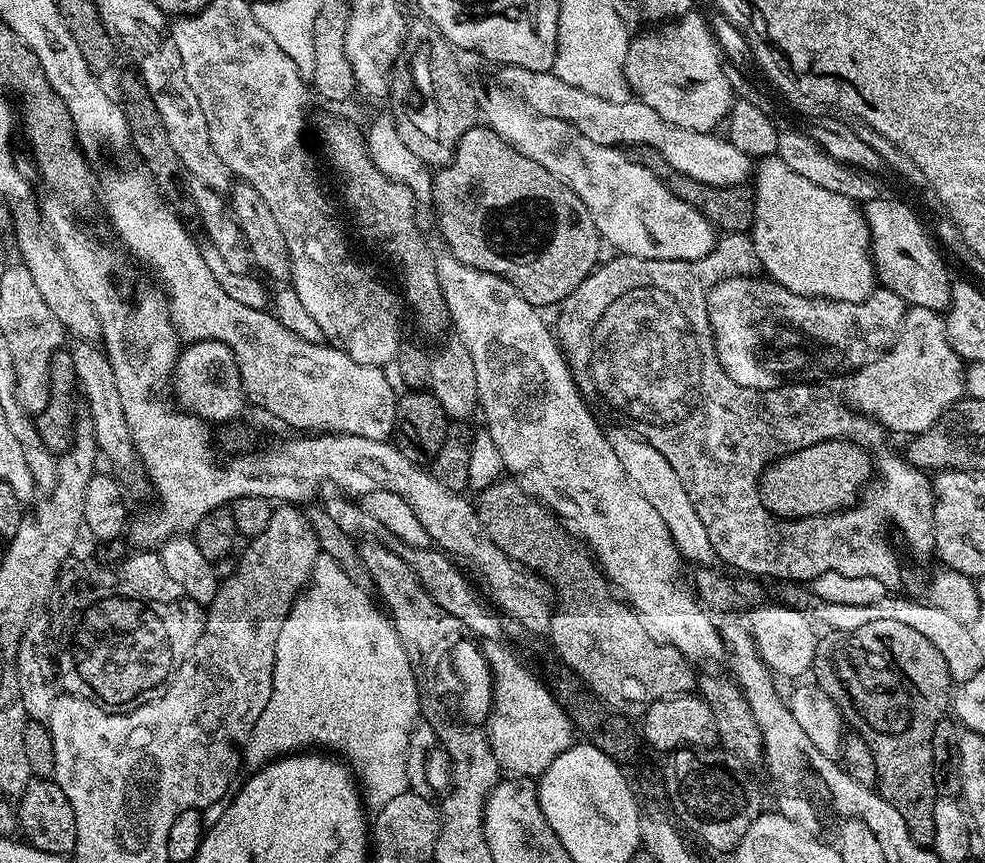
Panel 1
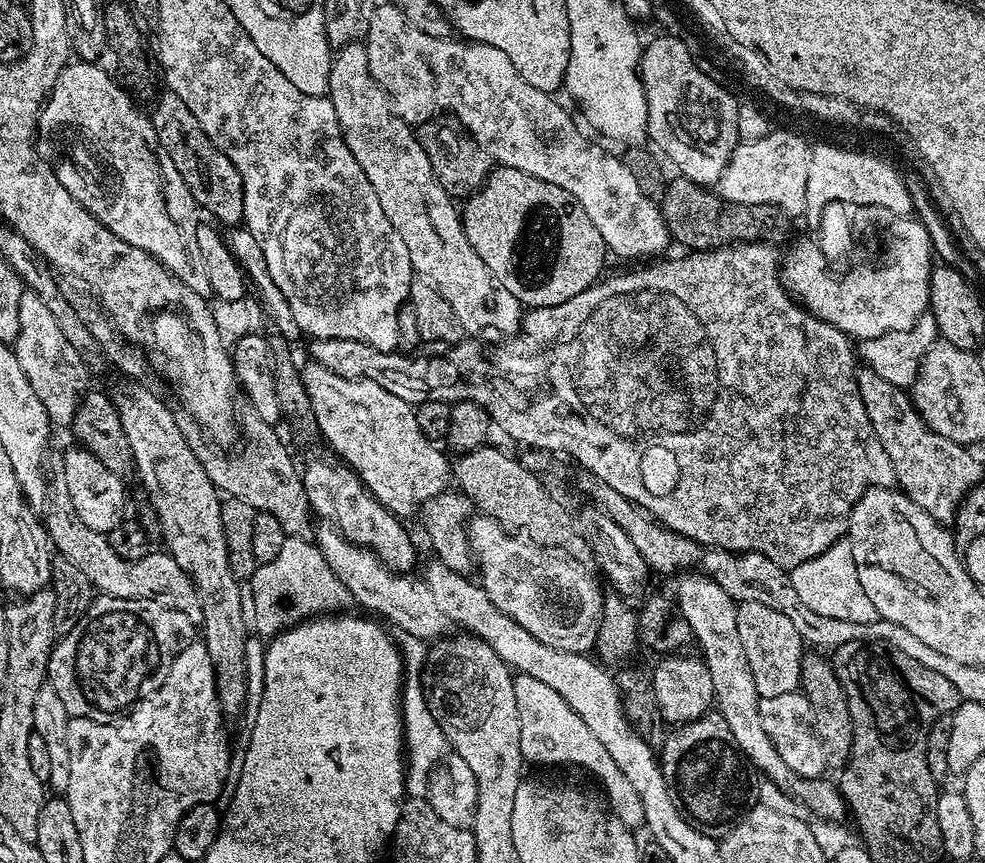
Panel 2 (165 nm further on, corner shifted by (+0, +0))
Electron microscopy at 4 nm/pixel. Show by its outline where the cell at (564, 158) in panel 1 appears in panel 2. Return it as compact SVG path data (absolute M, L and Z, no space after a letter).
M380 2L370 18L366 47L370 74L374 74L378 86L382 86L384 93L392 99L392 109L398 118L419 126L427 120L435 121L441 114L451 114L460 127L465 128L479 142L480 147L492 155L497 165L522 170L534 178L562 186L562 190L571 194L584 207L586 214L590 214L590 222L598 226L598 234L602 234L609 253L652 256L670 244L668 227L659 203L642 194L642 186L634 182L634 174L626 170L623 159L619 155L611 156L606 149L591 144L572 121L571 114L556 101L557 97L542 90L534 90L534 86L530 86L526 78L514 70L514 62L510 62L510 58L506 58L498 46L422 34L422 30L406 22L404 15L392 3Z

